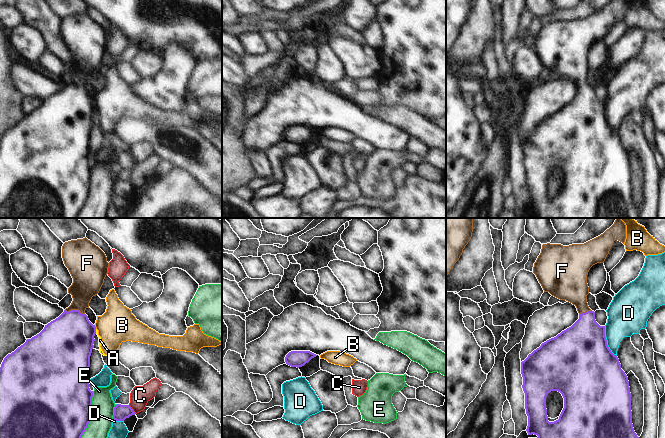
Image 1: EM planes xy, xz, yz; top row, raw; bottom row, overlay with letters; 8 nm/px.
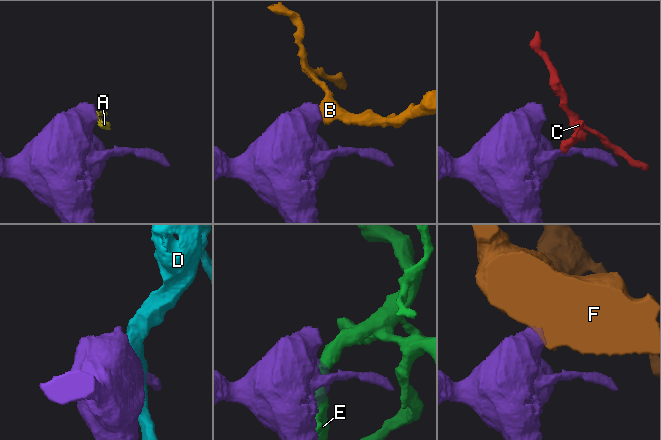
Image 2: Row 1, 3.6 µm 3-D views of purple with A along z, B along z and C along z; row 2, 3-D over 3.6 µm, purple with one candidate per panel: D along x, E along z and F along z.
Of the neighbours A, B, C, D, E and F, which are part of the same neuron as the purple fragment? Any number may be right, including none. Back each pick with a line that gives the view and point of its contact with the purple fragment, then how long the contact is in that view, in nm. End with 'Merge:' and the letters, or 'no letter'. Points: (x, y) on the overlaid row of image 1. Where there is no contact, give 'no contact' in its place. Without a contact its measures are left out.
F: xy (74, 310) | 170 nm
Merge: F

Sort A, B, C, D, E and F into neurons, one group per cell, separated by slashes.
A B / C / D / E / F

